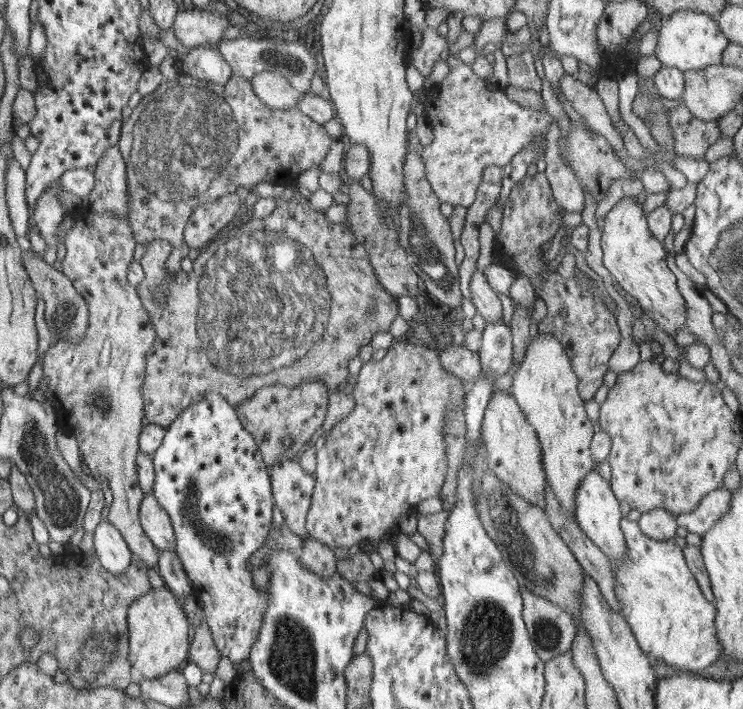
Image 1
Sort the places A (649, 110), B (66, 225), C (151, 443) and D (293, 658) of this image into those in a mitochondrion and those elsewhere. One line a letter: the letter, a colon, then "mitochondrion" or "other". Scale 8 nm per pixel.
A: mitochondrion
B: other
C: other
D: mitochondrion

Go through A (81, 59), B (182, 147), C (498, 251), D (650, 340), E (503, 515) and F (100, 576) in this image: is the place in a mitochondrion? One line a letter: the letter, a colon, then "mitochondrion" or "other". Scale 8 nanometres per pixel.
A: other
B: mitochondrion
C: other
D: other
E: mitochondrion
F: other

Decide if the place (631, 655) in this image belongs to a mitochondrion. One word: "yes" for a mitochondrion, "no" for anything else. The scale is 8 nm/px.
no

